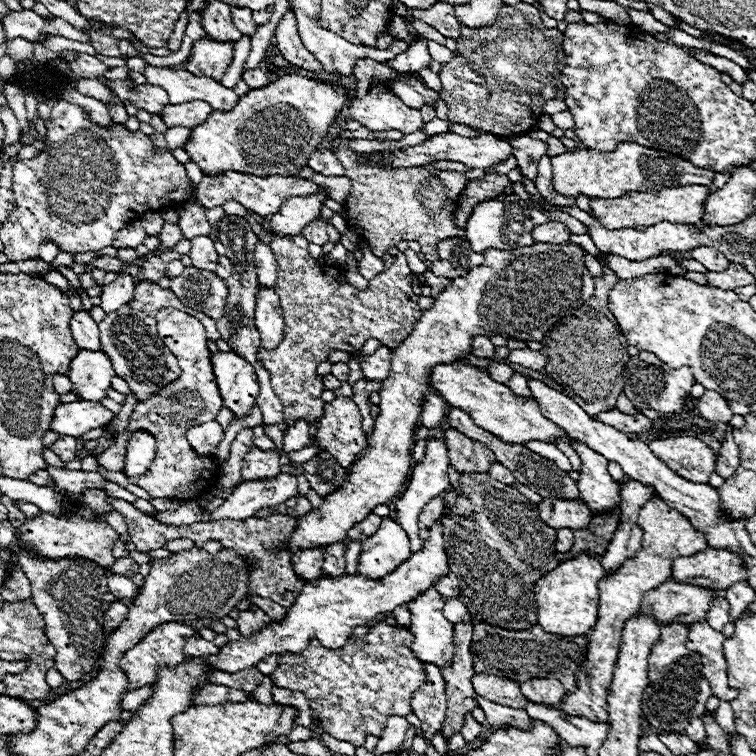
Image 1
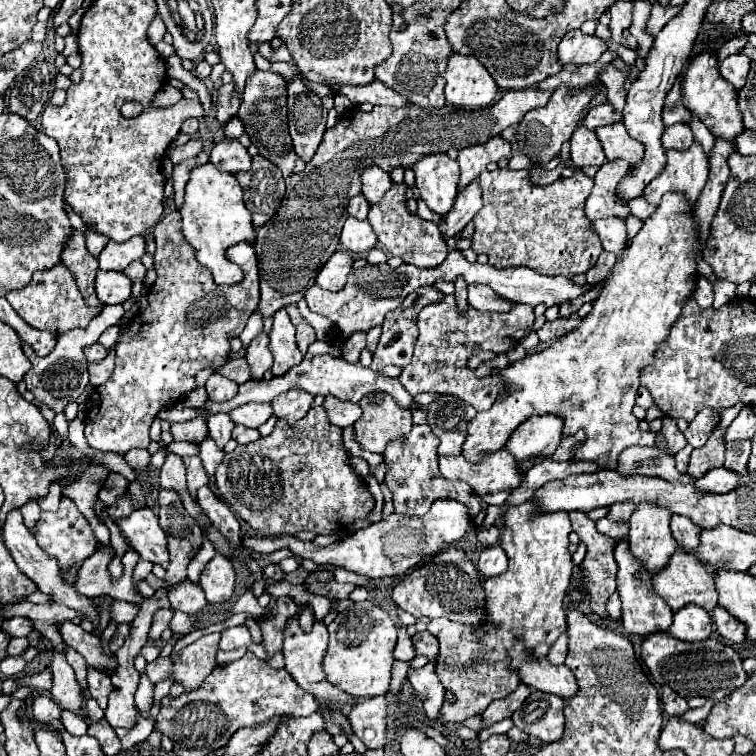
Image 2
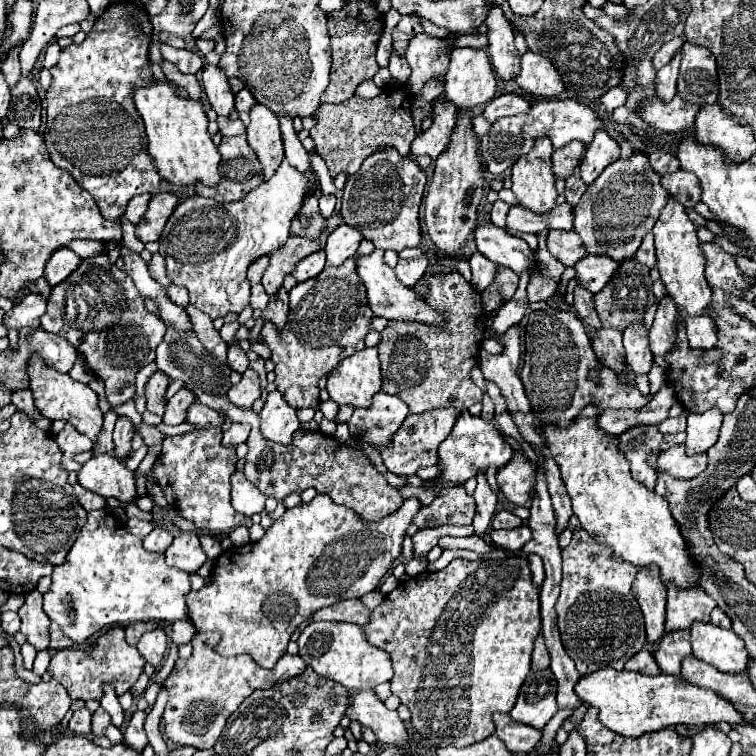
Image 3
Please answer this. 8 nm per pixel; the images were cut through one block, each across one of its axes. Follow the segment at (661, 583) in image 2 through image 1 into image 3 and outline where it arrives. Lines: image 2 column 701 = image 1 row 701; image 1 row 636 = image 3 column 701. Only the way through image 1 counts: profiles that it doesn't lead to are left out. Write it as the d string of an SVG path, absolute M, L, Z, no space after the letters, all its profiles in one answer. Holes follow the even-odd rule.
M668 582L666 603L666 630L688 630L692 622L708 622L710 612L716 608L716 602L700 588L688 586L680 588L674 582Z

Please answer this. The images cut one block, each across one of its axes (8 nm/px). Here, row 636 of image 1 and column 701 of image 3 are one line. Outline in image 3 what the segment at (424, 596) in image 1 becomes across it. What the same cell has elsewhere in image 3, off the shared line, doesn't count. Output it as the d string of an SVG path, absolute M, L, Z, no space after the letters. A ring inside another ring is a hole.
M710 408L702 414L688 414L688 428L686 428L686 454L696 456L706 452L710 446L716 444L718 432L722 426L722 412L718 408Z

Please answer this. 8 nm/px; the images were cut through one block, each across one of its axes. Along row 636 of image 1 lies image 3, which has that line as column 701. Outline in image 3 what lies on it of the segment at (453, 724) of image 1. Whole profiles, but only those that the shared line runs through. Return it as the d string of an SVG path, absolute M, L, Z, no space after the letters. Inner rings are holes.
M684 444L680 446L672 446L666 452L660 452L658 456L658 466L662 472L672 474L674 478L694 478L698 476L708 464L708 456L706 454L698 454L698 456L688 456L684 450Z

